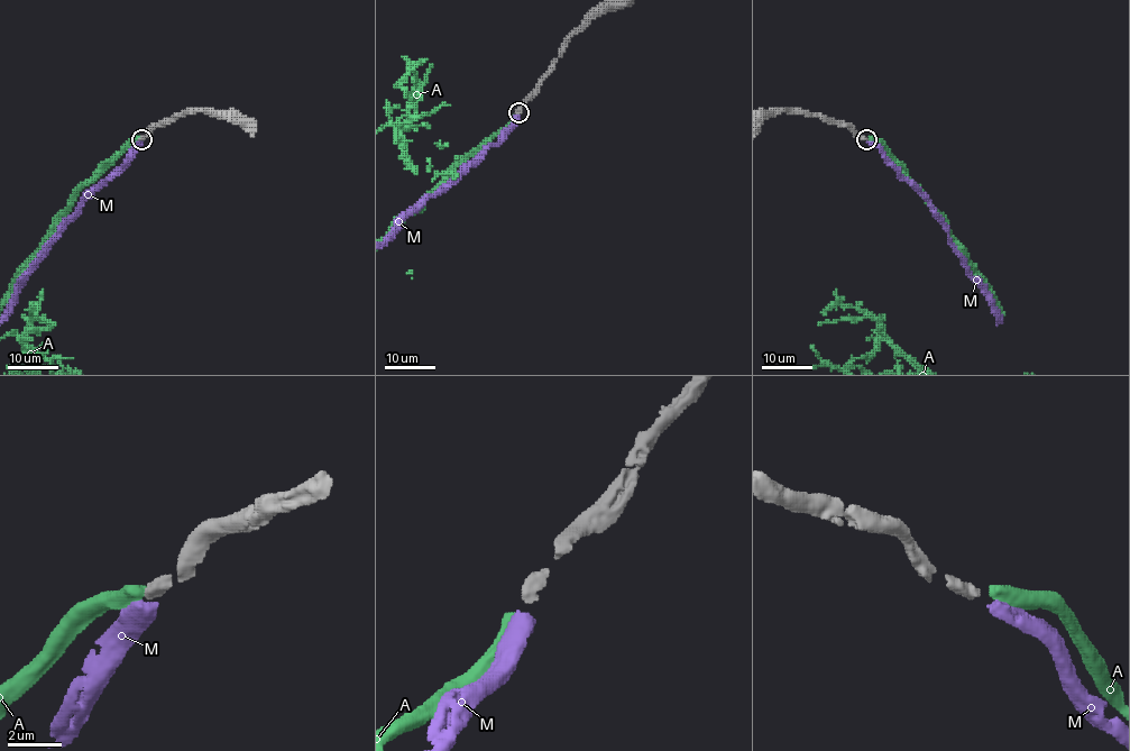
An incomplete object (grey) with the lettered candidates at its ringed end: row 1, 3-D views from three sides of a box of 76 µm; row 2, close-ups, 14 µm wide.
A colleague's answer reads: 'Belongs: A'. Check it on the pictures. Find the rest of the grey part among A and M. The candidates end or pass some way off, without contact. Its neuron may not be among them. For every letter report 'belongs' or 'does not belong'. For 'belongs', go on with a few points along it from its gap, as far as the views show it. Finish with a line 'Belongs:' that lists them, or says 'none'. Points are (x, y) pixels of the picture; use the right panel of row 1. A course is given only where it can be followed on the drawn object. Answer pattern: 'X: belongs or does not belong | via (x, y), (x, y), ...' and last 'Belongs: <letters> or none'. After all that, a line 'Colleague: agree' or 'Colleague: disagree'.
A: does not belong
M: belongs
Belongs: M
Colleague: disagree

